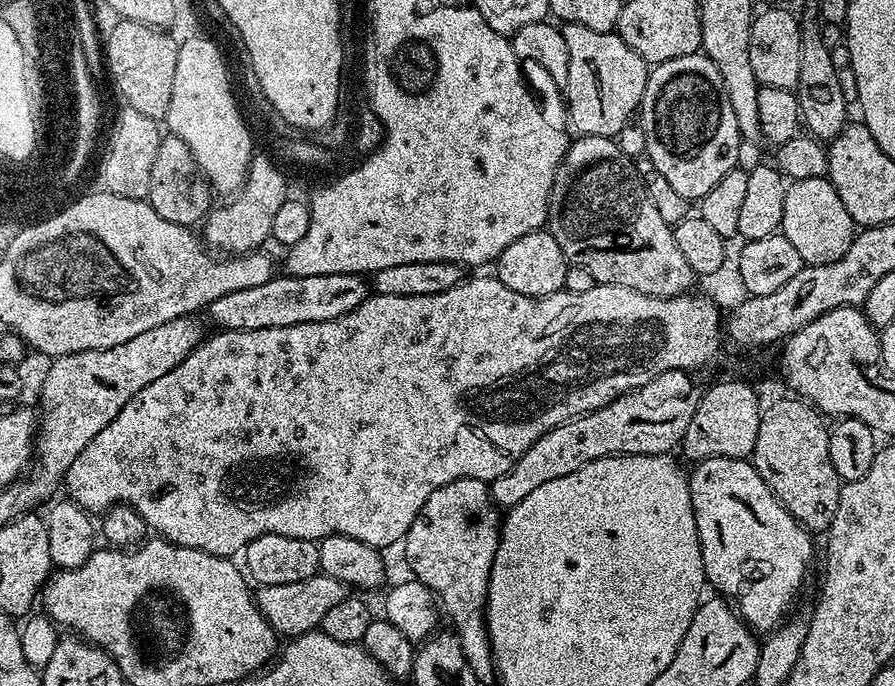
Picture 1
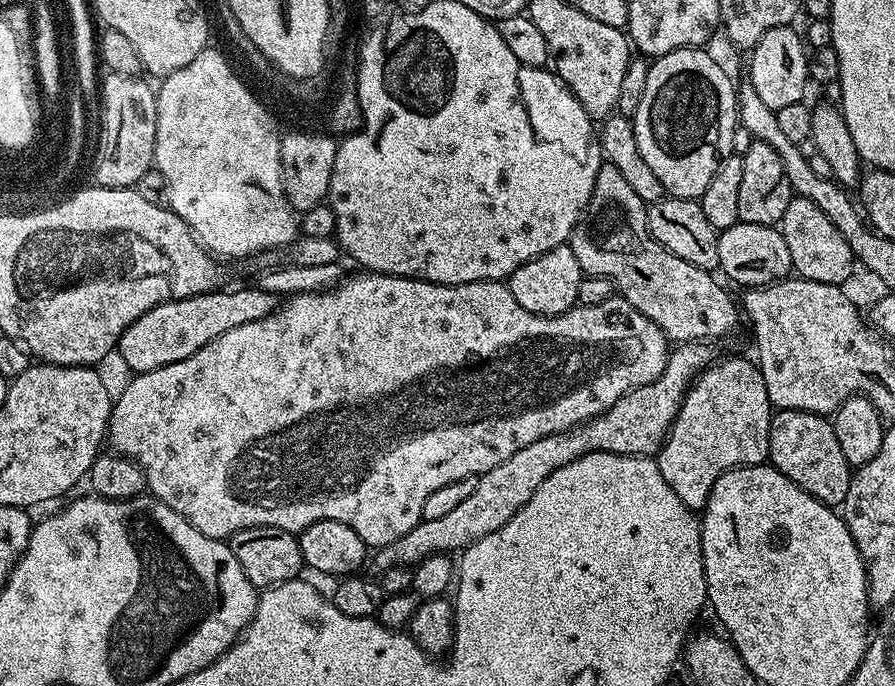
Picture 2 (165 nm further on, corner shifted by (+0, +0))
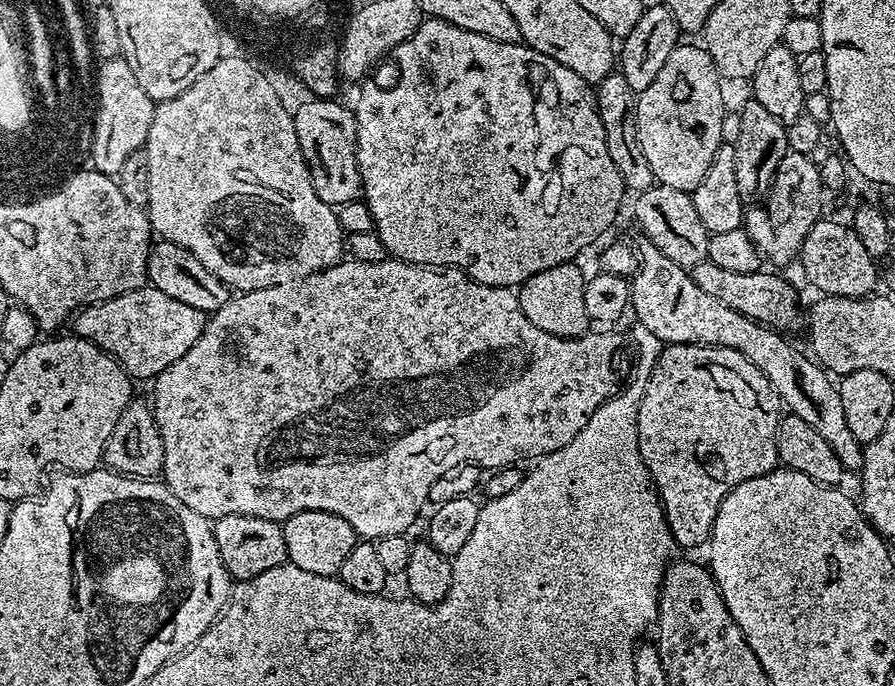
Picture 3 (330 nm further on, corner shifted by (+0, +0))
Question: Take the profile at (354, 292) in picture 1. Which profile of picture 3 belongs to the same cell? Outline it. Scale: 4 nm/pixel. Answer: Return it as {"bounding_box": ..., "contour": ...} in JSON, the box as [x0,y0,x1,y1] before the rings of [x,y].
{"bounding_box":[75,286,206,382],"contour":[[[141,286],[101,304],[81,308],[75,313],[75,320],[75,335],[110,353],[133,381],[140,382],[151,381],[162,374],[166,366],[178,362],[204,333],[206,316],[194,306],[186,306],[186,302],[170,298],[170,294],[162,294],[162,290]]]}

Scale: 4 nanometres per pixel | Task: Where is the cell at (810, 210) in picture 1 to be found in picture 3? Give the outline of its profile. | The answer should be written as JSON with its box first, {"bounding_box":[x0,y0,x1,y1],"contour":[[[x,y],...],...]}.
{"bounding_box":[798,218,877,296],"contour":[[[821,218],[811,226],[800,248],[798,265],[804,276],[817,288],[817,293],[825,296],[870,296],[877,291],[877,261],[862,246],[862,238],[847,223]]]}

